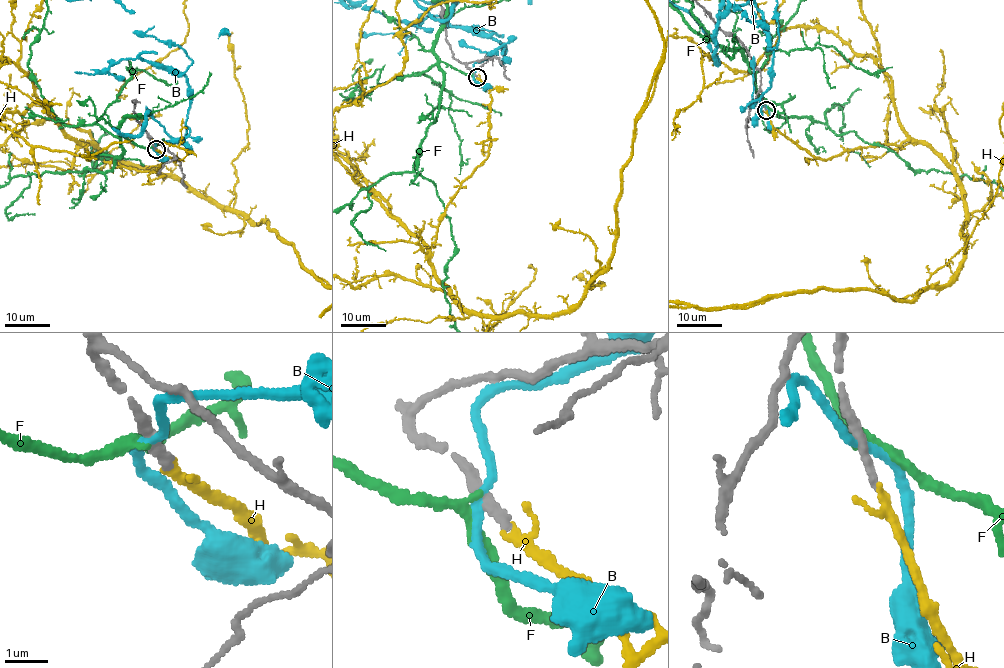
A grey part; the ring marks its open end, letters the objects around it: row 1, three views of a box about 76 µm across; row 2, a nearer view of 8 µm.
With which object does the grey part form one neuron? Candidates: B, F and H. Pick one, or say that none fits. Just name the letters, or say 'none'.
H

